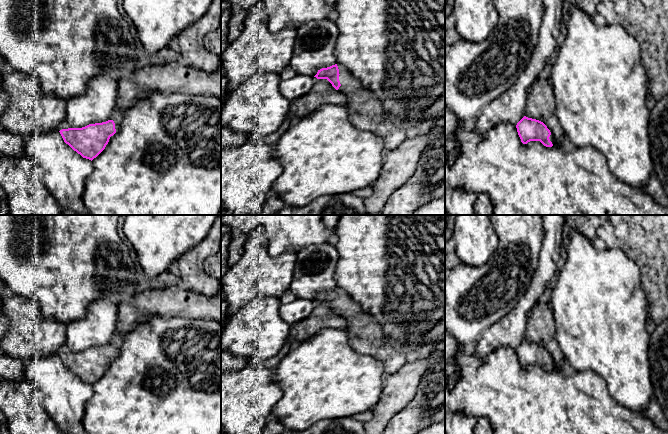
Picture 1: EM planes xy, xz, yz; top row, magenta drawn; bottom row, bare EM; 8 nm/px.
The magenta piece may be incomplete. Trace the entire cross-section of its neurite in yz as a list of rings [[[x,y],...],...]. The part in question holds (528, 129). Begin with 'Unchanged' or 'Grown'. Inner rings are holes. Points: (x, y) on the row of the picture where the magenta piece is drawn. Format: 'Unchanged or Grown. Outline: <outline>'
Grown. Outline: [[[524,116],[517,123],[516,128],[523,144],[530,141],[540,141],[546,147],[555,145],[554,136],[547,126],[539,120]]]

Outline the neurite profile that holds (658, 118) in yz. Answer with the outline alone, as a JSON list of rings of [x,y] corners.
[[[668,93],[650,111],[649,140],[654,173],[668,196]]]

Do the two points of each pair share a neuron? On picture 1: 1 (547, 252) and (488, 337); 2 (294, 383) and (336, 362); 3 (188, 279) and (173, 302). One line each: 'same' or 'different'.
1: same
2: same
3: different

